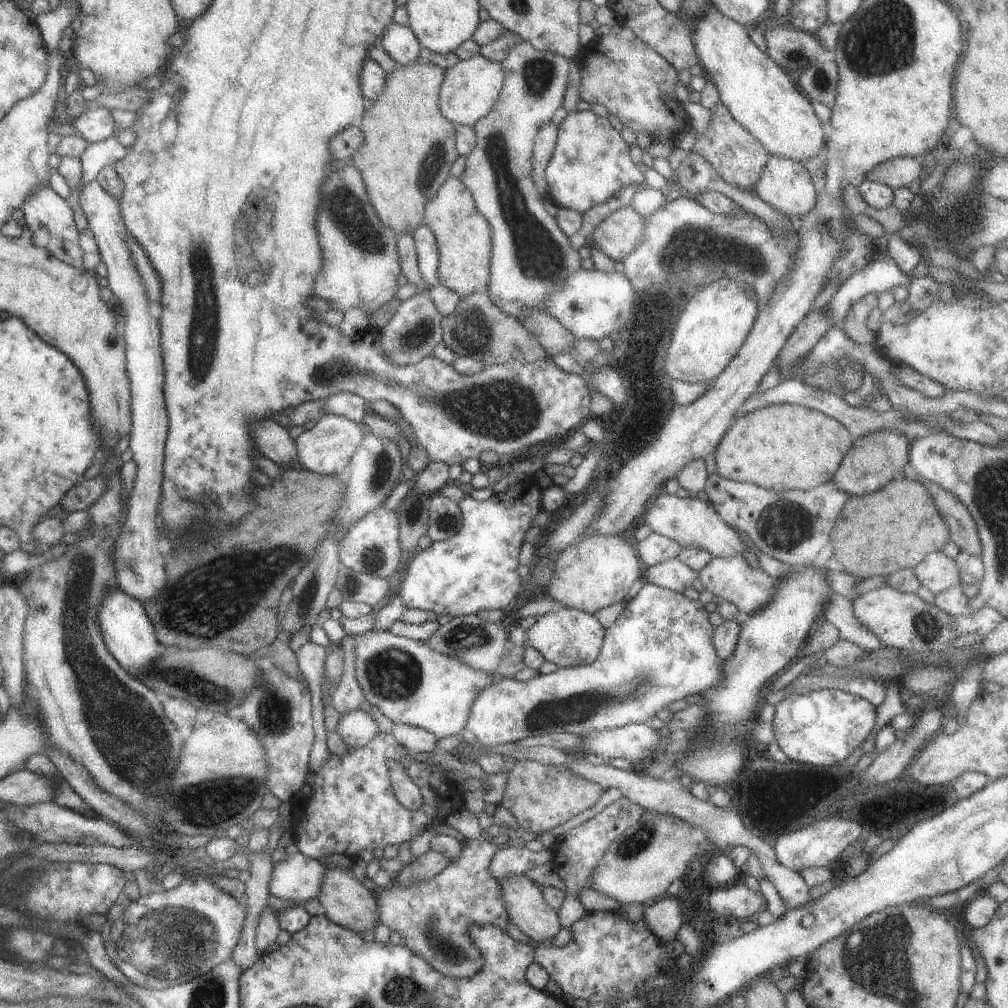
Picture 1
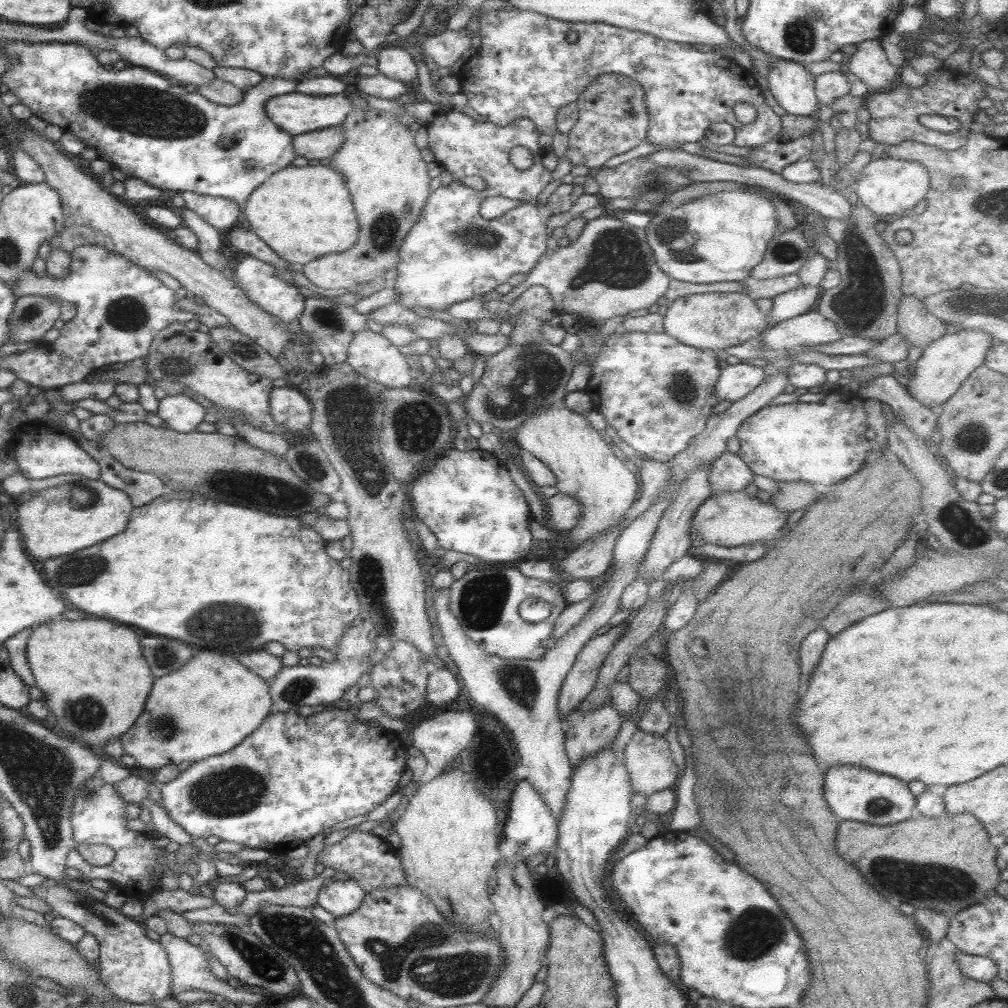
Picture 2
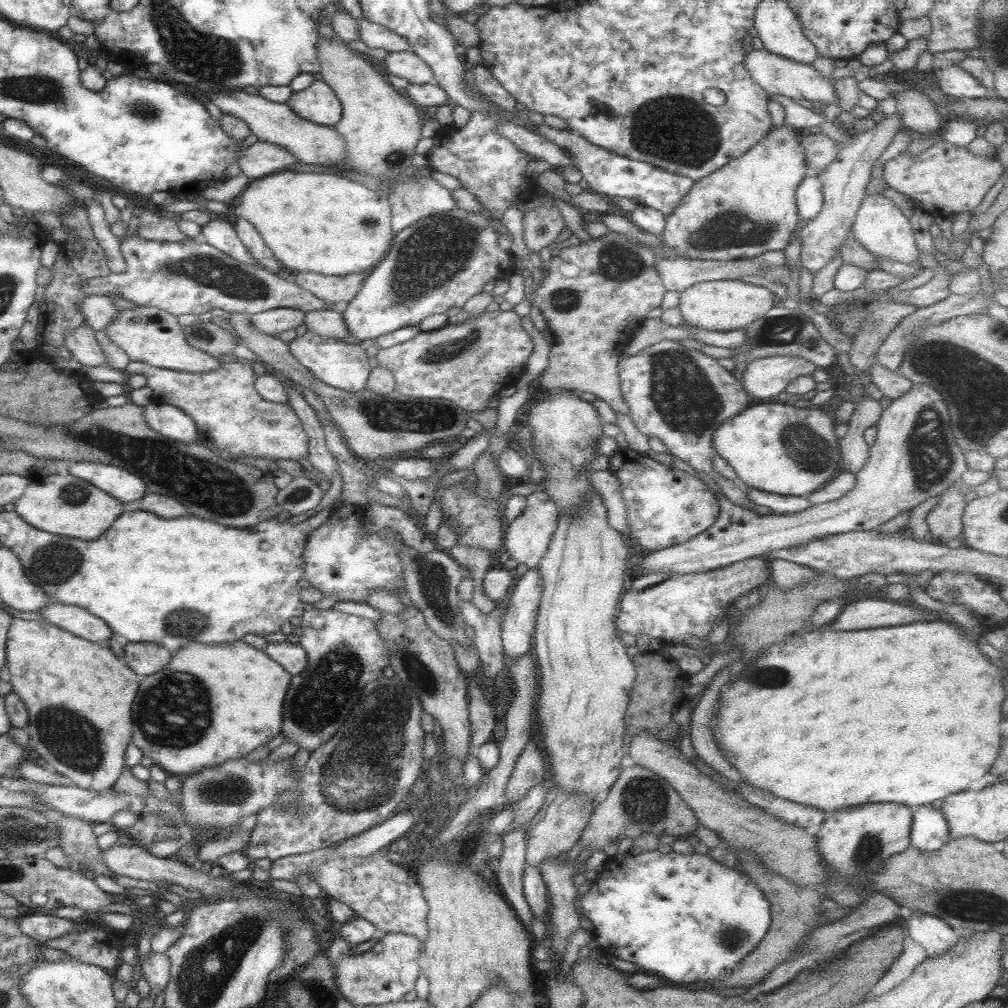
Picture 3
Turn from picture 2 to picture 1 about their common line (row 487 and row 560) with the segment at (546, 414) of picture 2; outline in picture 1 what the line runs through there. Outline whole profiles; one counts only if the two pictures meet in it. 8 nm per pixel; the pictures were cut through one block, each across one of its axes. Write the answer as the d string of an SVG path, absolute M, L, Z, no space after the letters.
M581 536L559 554L545 594L560 607L593 614L624 600L635 580L642 577L643 569L630 536Z

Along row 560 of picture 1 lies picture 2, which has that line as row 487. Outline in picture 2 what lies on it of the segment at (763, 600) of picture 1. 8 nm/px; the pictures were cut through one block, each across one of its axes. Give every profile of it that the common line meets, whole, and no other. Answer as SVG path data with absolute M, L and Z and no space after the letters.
M725 450L711 463L710 484L711 494L721 492L738 492L753 484L754 474L736 453Z

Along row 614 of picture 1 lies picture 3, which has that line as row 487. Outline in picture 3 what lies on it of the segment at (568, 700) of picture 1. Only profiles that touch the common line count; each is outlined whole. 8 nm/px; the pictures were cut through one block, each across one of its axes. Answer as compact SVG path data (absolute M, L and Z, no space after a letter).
M619 449L611 456L609 470L620 483L627 512L630 538L645 553L658 551L694 539L709 529L720 512L719 500L708 486L673 465L652 460L647 455Z

